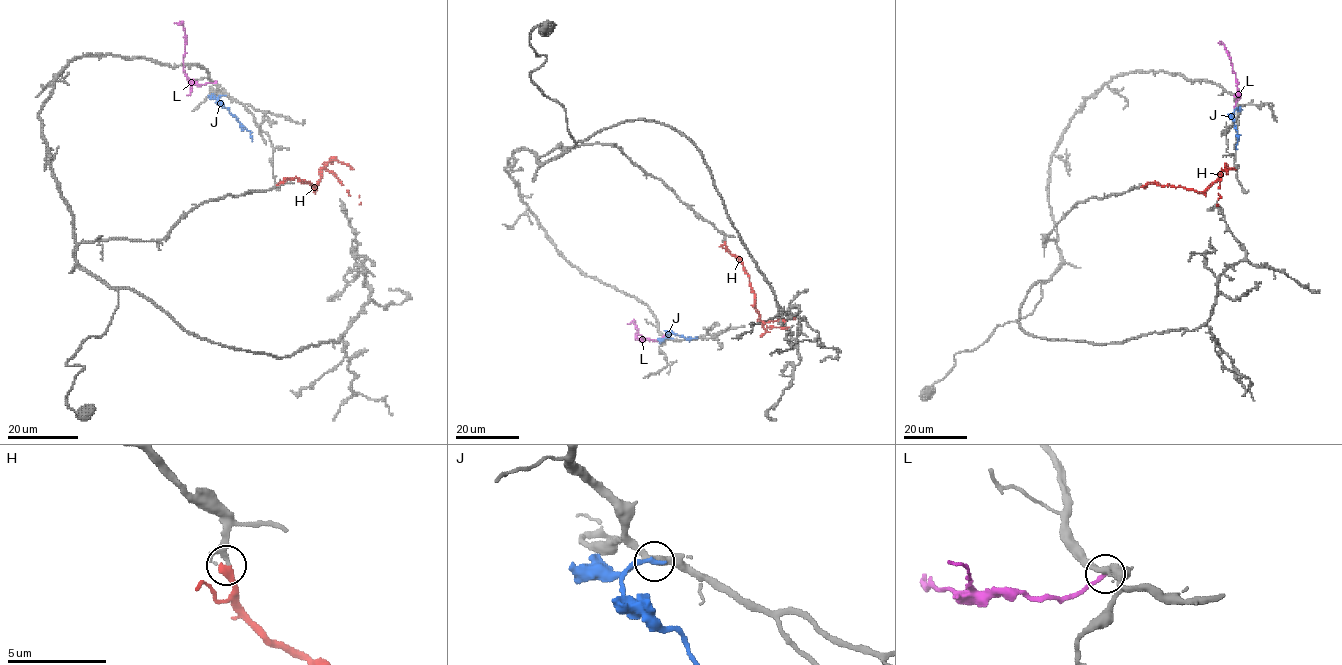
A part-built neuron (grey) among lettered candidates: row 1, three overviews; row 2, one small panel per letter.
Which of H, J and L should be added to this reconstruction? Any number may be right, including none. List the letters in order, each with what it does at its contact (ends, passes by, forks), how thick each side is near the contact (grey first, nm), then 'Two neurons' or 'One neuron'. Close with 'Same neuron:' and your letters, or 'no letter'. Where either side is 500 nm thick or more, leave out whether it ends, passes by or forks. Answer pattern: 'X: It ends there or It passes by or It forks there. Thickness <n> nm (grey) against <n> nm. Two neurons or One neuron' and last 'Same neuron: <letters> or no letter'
H: It ends there. Thickness 180 nm (grey) against 360 nm. One neuron
J: It ends there. Thickness 360 nm (grey) against 260 nm. Two neurons
L: It ends there. Thickness 360 nm (grey) against 280 nm. Two neurons
Same neuron: H

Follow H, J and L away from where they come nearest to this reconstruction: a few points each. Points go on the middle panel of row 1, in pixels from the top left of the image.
H: (724, 242), (749, 277), (759, 319), (765, 323), (795, 319)
J: (671, 338), (666, 336), (667, 333), (697, 338)
L: (664, 336), (658, 340), (635, 338), (637, 327), (633, 323), (627, 323)

